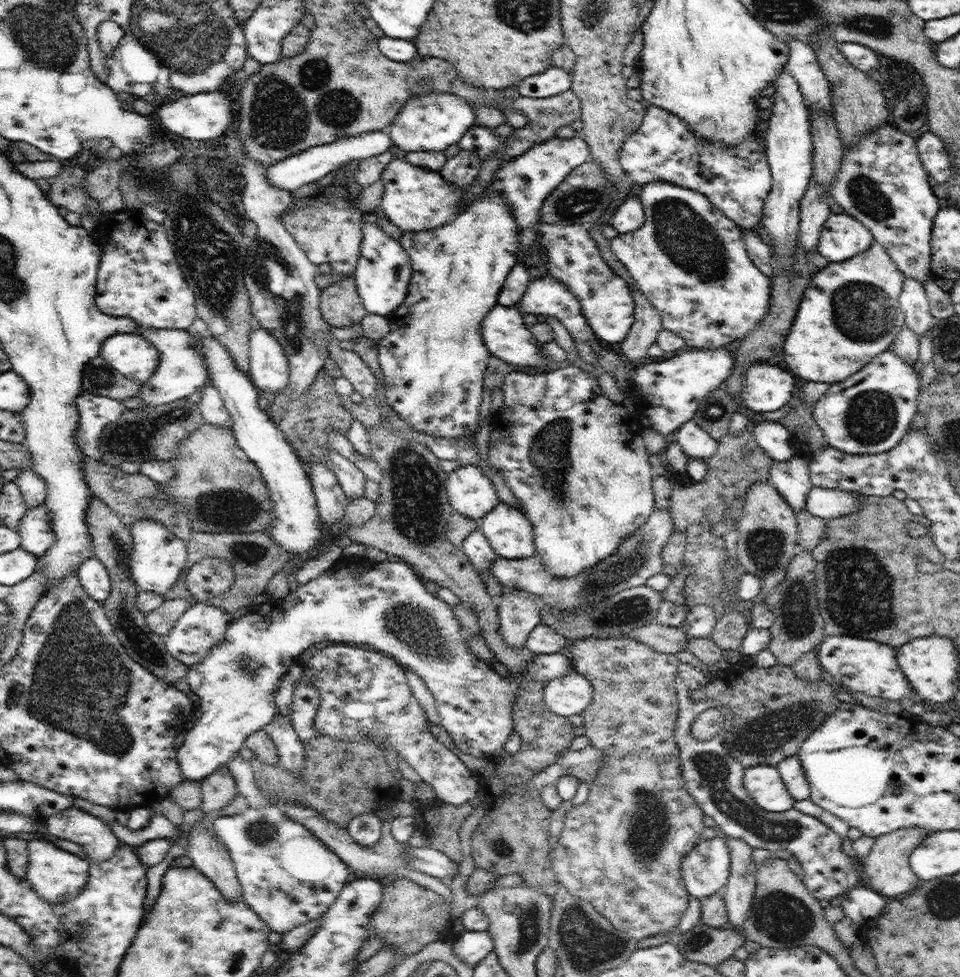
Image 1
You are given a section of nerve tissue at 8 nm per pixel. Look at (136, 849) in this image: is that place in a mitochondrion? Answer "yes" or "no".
no

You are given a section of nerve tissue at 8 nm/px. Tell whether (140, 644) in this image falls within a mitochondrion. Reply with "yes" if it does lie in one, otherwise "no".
yes

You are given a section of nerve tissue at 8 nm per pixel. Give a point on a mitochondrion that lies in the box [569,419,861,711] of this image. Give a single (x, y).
(633, 561)

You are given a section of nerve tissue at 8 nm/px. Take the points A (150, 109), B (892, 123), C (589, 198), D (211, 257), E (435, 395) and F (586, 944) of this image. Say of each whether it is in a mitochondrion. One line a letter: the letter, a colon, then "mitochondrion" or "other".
A: other
B: other
C: mitochondrion
D: mitochondrion
E: mitochondrion
F: mitochondrion

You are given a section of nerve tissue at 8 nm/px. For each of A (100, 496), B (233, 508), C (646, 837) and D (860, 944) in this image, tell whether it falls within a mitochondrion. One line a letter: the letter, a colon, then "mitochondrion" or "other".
A: other
B: mitochondrion
C: mitochondrion
D: other

